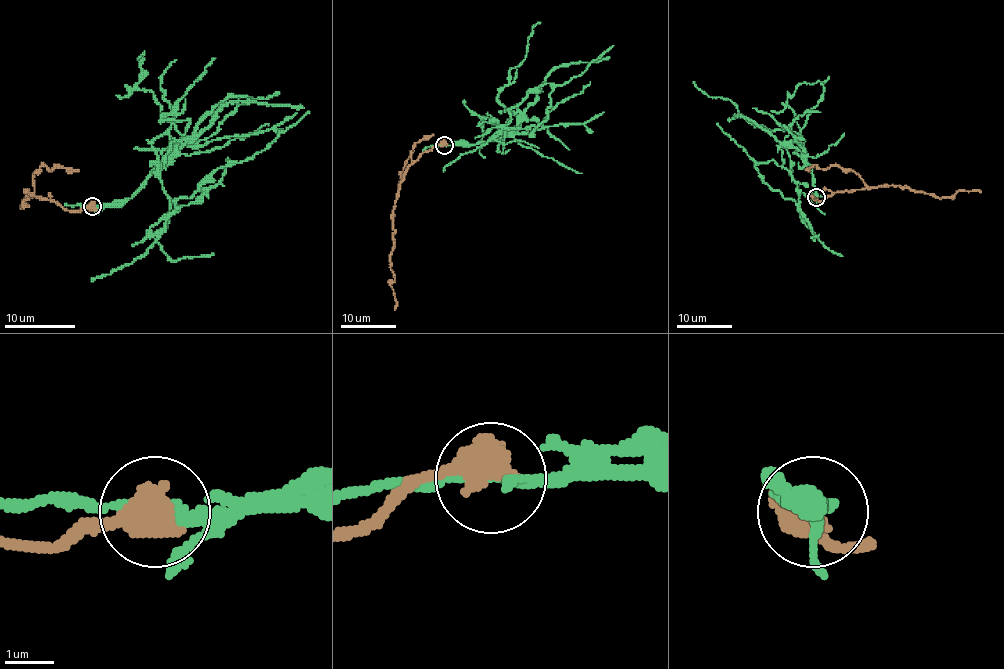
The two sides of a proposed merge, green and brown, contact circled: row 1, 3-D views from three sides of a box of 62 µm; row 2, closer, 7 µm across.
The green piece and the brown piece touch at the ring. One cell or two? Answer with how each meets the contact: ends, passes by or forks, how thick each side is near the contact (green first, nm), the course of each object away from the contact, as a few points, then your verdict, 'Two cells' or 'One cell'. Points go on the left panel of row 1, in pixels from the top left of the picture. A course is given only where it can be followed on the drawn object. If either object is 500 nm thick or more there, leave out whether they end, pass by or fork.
Thickness 190 nm (green) against 650 nm. Course of green: (93, 207), (141, 187), (172, 152), (160, 134), (157, 177), (196, 203), (227, 159), (309, 111). Course of brown: (93, 207), (68, 210), (27, 191), (24, 207), (29, 207), (24, 201), (25, 198), (31, 198), (29, 200). Two cells

